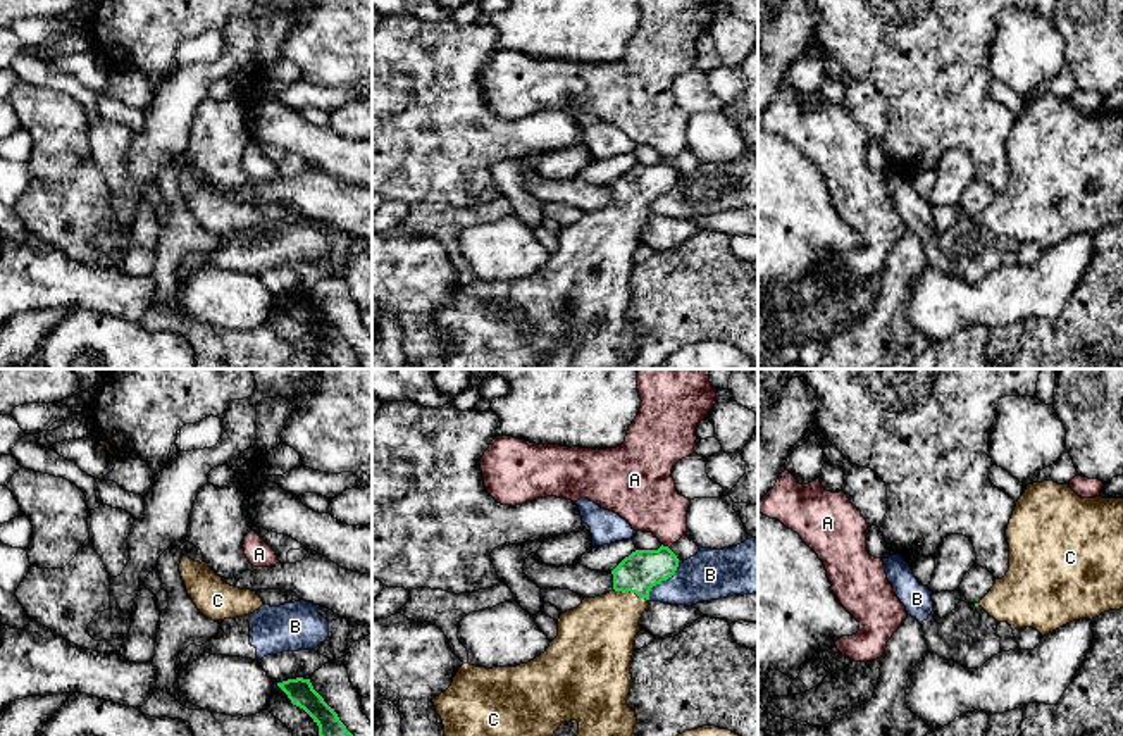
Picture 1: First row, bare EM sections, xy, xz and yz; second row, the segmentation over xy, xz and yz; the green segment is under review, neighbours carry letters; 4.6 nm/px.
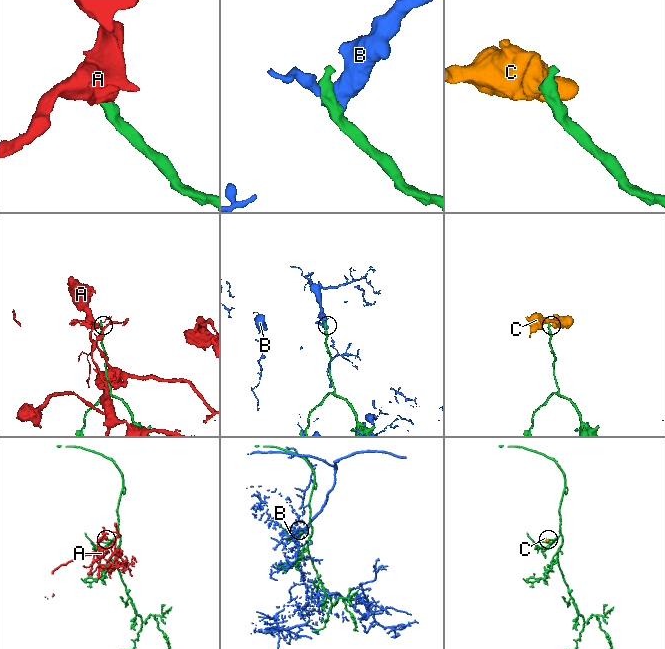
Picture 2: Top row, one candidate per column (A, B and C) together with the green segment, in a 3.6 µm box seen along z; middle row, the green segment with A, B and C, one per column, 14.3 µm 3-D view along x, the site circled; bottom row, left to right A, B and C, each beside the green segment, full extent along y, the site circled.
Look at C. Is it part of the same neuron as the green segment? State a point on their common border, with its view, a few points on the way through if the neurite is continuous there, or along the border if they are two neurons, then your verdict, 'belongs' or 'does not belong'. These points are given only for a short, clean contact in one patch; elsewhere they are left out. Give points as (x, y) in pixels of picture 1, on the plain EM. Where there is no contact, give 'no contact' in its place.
contact xz (632, 205); way xz (643, 183), (632, 193), (632, 205), (629, 216), (600, 247); belongs

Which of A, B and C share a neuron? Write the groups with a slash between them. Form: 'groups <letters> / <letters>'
groups A / B / C

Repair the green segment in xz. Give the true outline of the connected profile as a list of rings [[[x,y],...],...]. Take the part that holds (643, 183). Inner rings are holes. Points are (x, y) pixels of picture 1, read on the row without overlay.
[[[668,160],[636,164],[611,184],[613,203],[584,212],[577,222],[562,228],[558,250],[529,278],[493,283],[463,278],[451,300],[432,314],[444,340],[441,369],[532,369],[570,334],[579,336],[574,369],[622,369],[634,355],[637,338],[627,319],[634,252],[651,202],[672,191],[677,181],[679,172]]]

